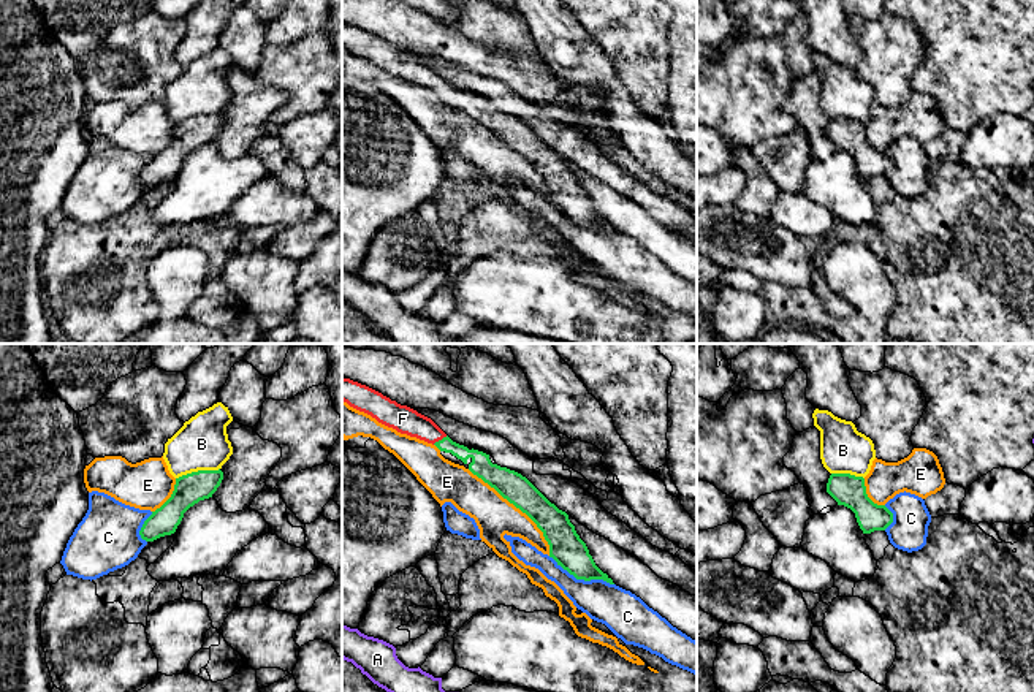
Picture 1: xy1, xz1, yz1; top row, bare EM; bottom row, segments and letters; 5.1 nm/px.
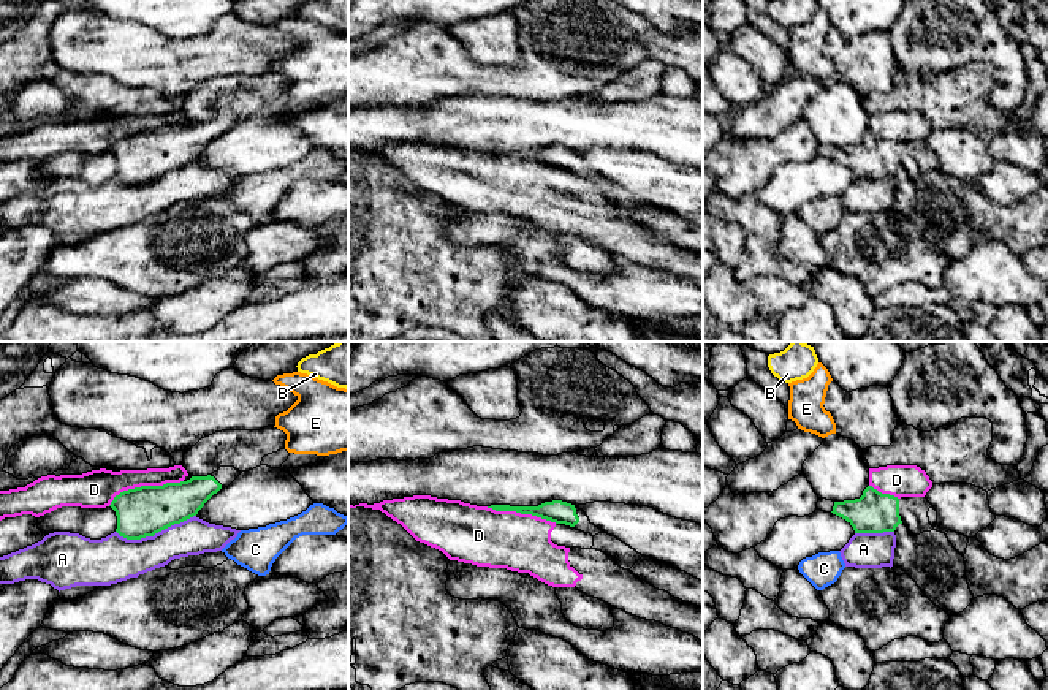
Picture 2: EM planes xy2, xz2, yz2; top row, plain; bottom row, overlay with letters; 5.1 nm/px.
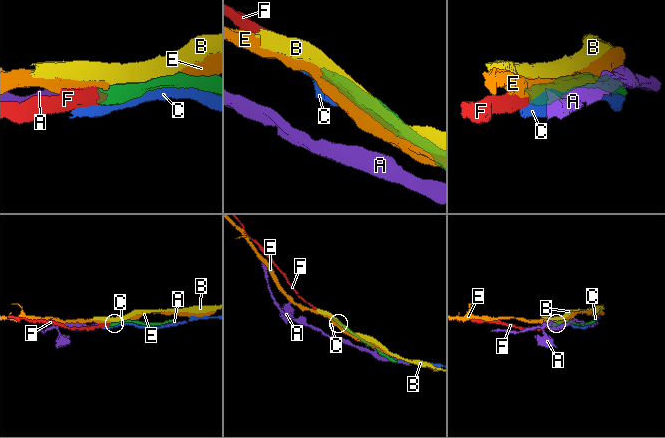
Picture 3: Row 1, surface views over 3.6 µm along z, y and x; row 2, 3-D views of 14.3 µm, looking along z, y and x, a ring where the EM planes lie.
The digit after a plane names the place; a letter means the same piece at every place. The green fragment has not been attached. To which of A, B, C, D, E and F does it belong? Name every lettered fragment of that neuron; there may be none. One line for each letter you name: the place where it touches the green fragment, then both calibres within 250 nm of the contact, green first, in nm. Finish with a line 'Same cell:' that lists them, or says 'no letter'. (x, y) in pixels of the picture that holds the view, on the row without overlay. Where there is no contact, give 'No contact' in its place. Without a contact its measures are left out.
F: Touches green at xz1 (439, 86). Thickness 110 nm (green) against 140 nm
Same cell: F

